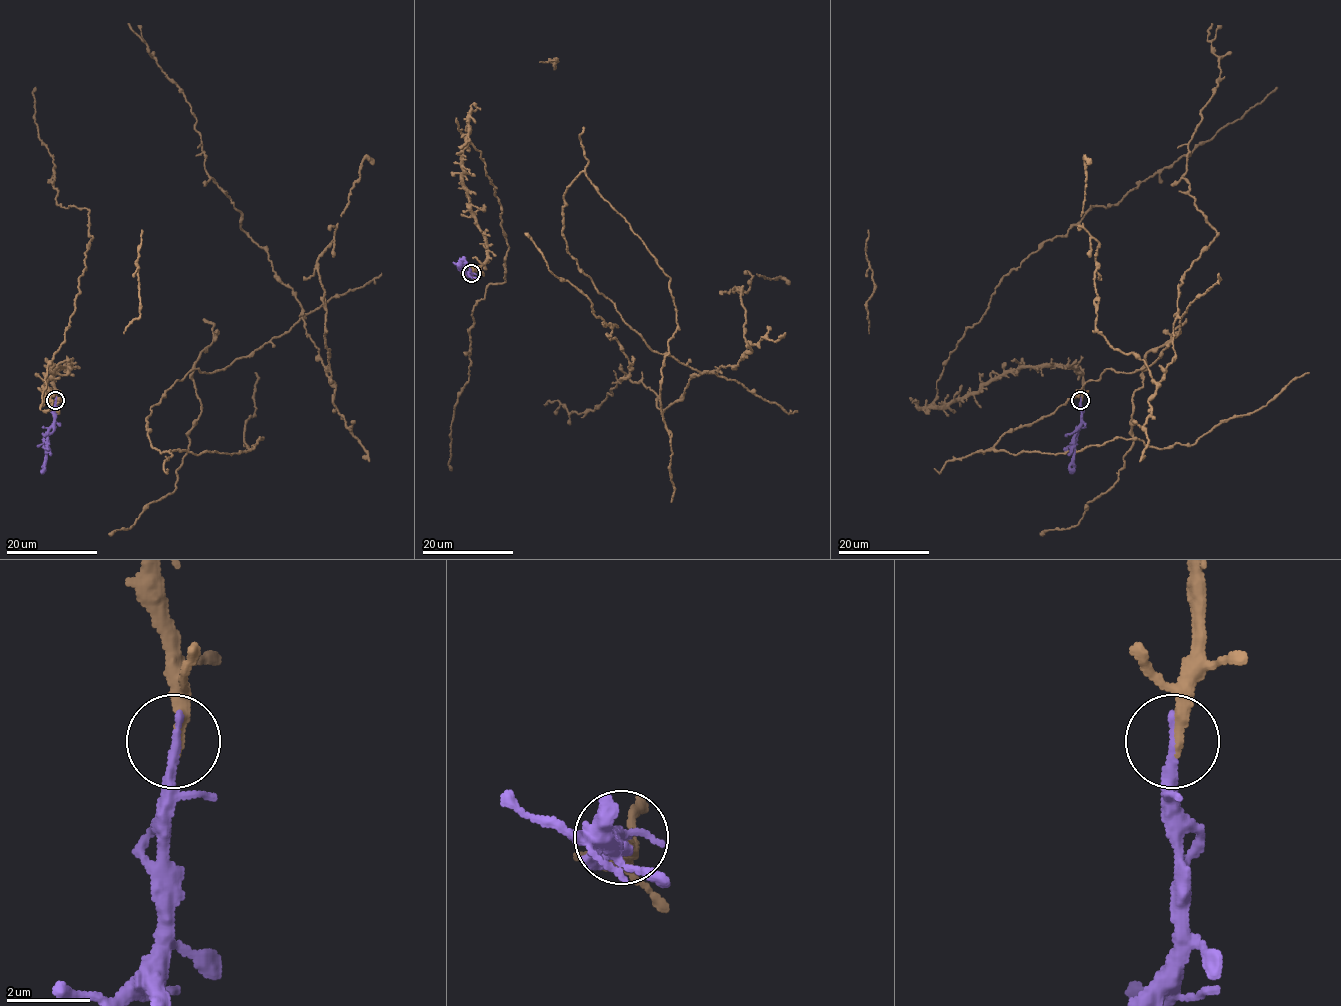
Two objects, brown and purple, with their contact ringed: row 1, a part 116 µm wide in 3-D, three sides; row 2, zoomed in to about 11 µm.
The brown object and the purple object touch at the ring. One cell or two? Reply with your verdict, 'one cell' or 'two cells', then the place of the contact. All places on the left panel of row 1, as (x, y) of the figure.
one cell; at (55, 400)

